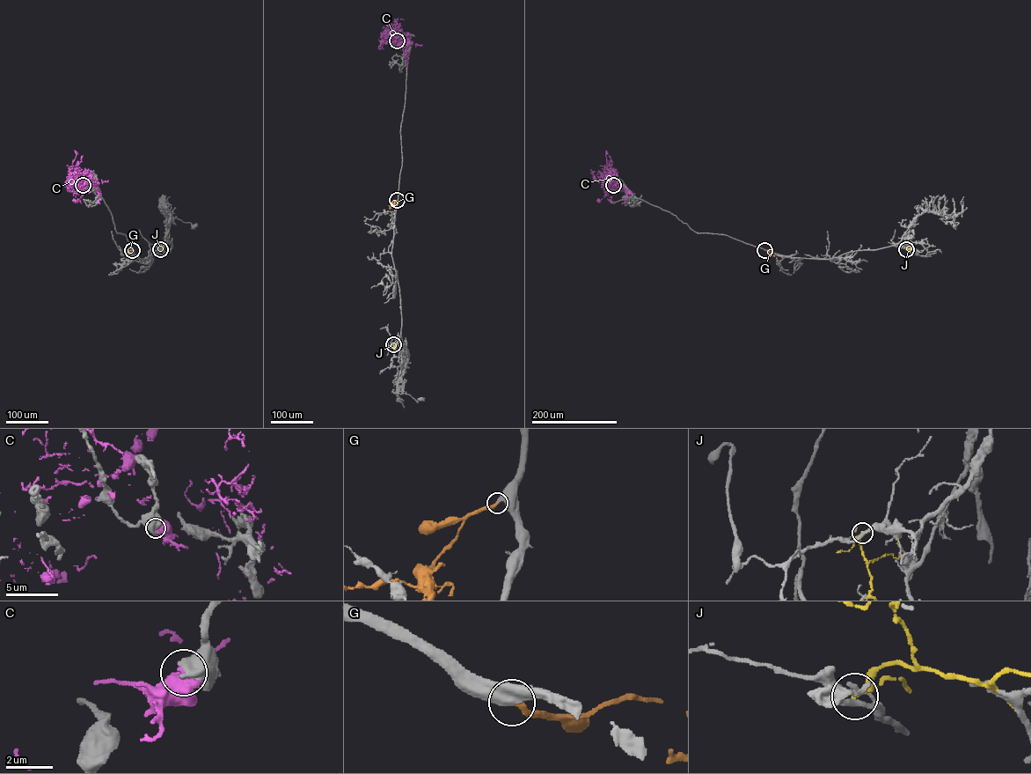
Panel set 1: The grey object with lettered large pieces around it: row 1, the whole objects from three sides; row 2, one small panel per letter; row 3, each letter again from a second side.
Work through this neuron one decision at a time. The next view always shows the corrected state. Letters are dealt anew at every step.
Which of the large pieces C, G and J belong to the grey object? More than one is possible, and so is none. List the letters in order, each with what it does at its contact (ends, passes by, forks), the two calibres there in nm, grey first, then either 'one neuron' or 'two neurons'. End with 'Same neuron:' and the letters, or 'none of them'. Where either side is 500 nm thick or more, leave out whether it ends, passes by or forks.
C: calibres 850 and 700 nm; two neurons
G: it ends; calibres 400 and 220 nm; one neuron
J: it passes by; calibres 240 and 160 nm; two neurons
Same neuron: G

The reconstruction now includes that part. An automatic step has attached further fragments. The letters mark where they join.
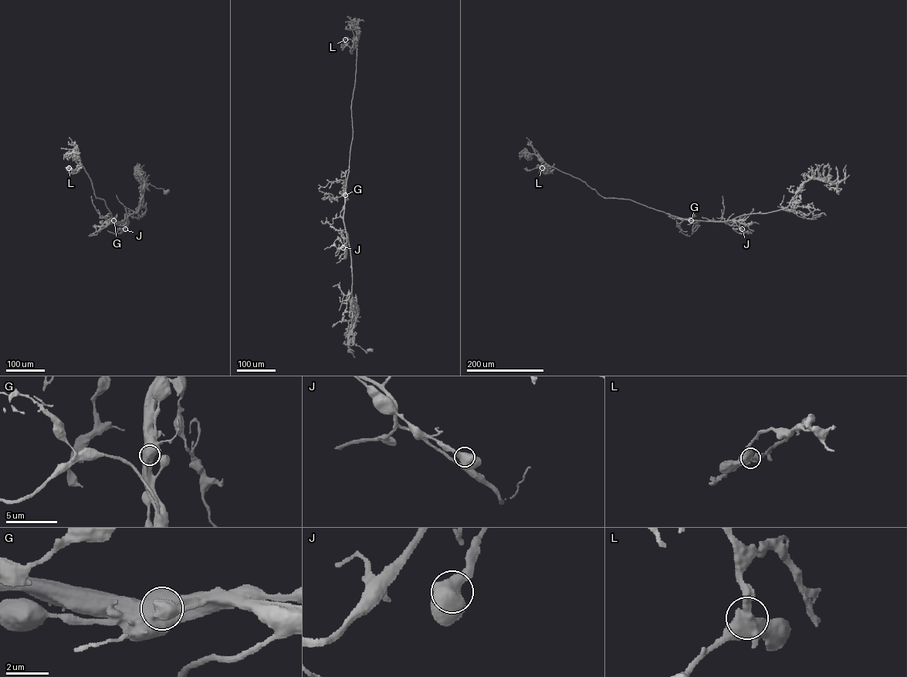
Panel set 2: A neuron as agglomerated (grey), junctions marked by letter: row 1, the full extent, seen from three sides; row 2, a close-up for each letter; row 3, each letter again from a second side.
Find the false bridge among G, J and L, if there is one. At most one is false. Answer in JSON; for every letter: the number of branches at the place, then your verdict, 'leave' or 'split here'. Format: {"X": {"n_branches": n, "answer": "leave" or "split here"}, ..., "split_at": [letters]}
{"G": {"n_branches": 3, "answer": "split here"}, "J": {"n_branches": 2, "answer": "leave"}, "L": {"n_branches": 3, "answer": "leave"}, "split_at": ["G"]}

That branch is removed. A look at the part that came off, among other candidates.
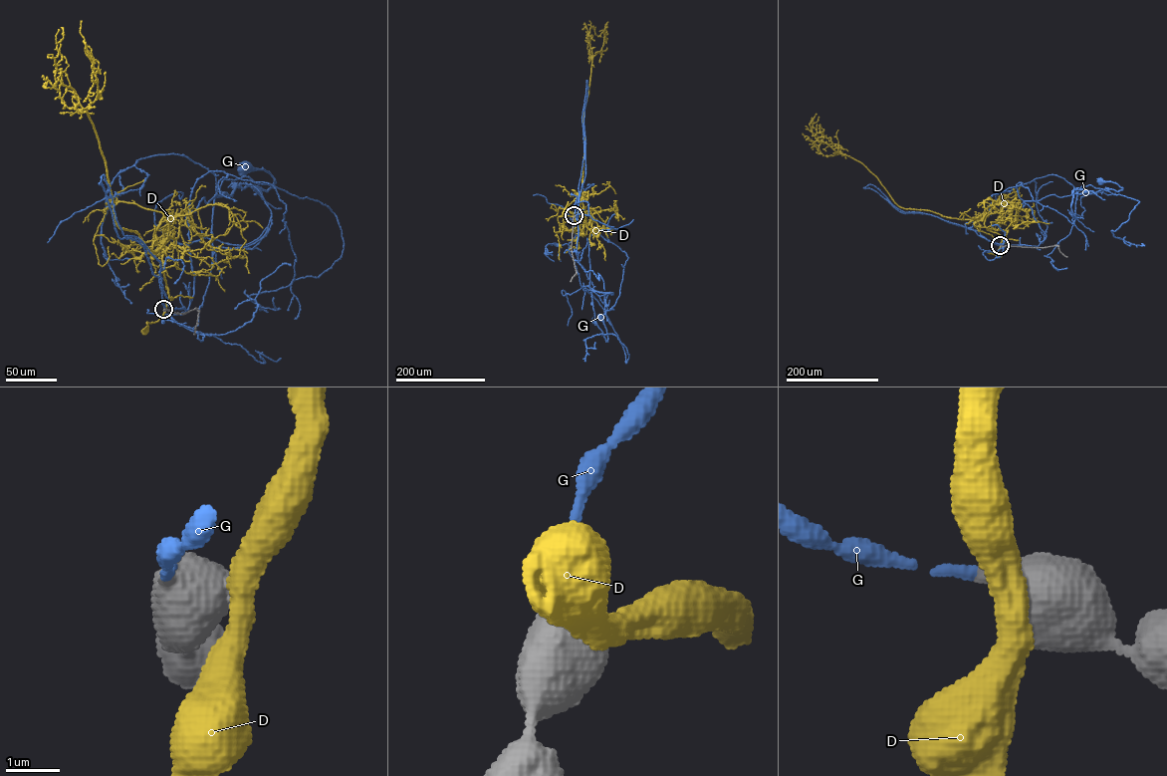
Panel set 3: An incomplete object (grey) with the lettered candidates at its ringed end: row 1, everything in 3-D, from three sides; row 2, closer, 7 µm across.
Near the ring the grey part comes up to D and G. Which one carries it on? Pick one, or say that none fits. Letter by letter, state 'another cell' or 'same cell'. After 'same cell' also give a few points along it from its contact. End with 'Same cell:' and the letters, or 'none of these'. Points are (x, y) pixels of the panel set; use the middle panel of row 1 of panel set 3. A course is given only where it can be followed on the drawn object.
D: another cell
G: same cell | via (574, 215), (586, 80), (576, 253), (580, 261), (588, 240), (593, 310), (606, 341), (600, 317)
Same cell: G

